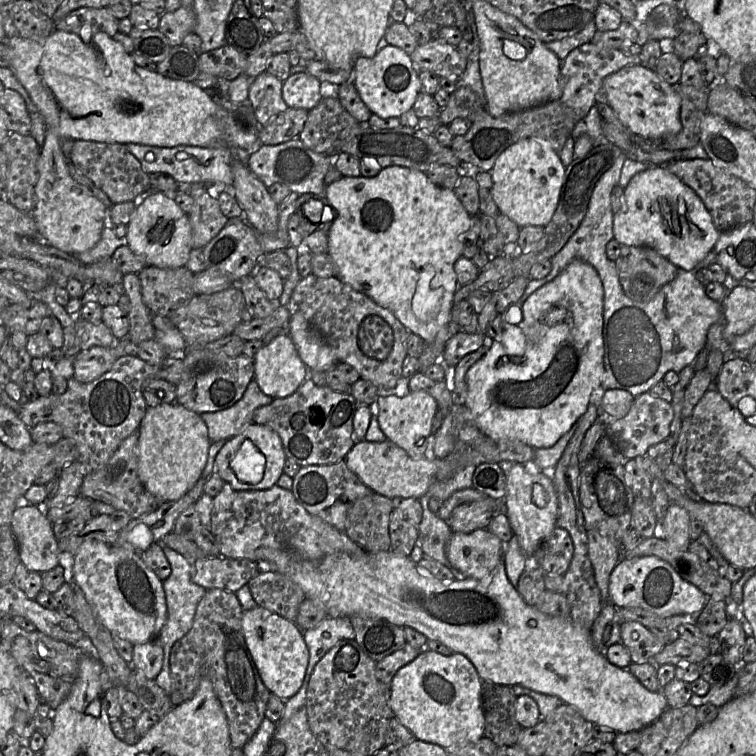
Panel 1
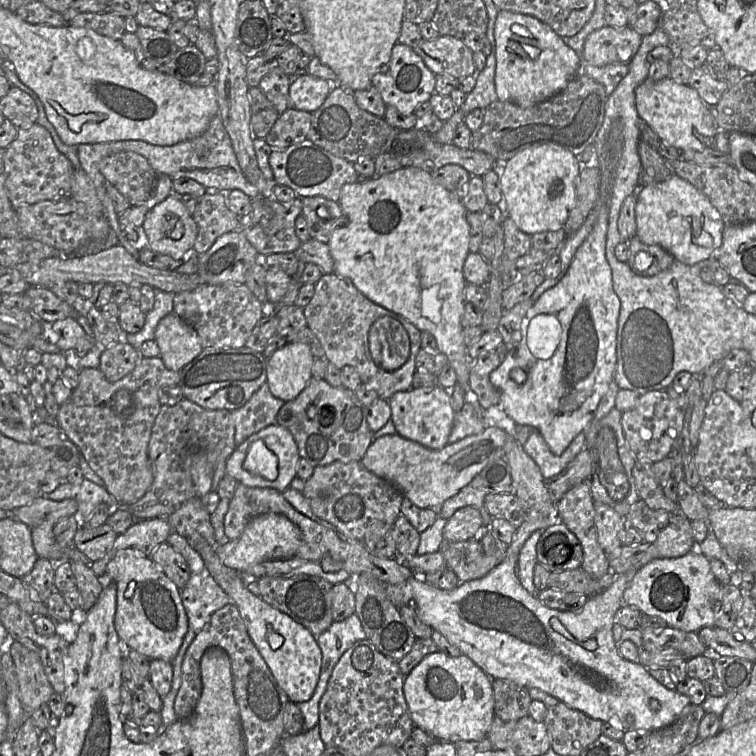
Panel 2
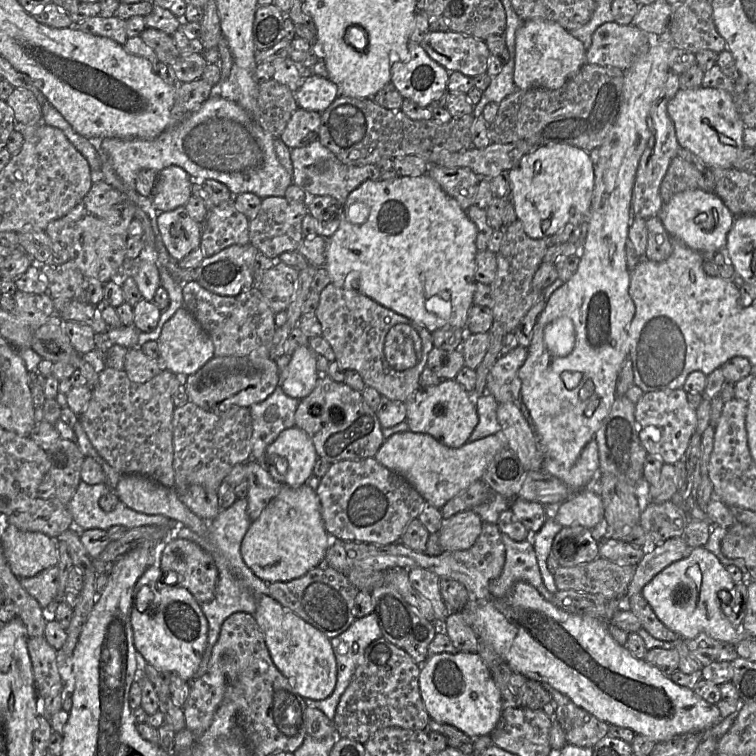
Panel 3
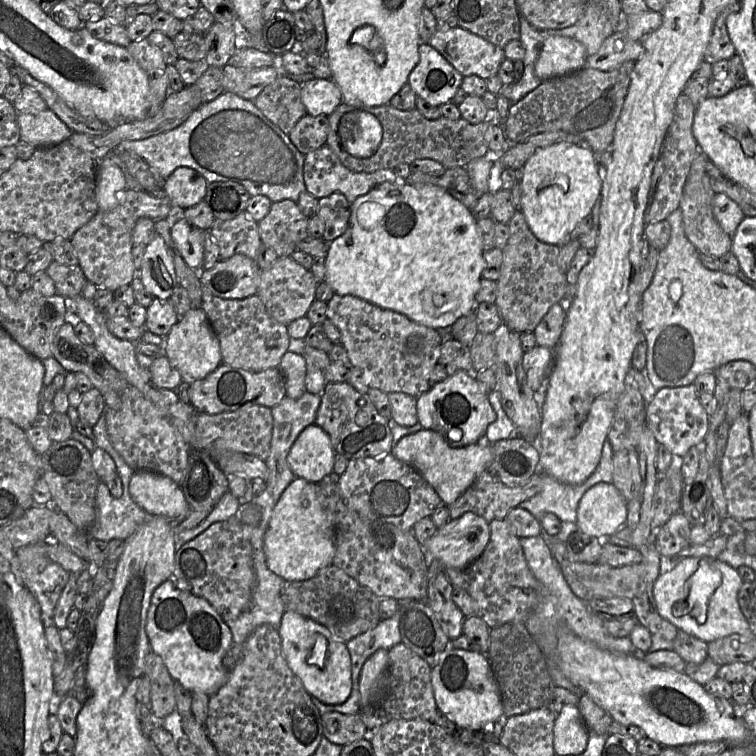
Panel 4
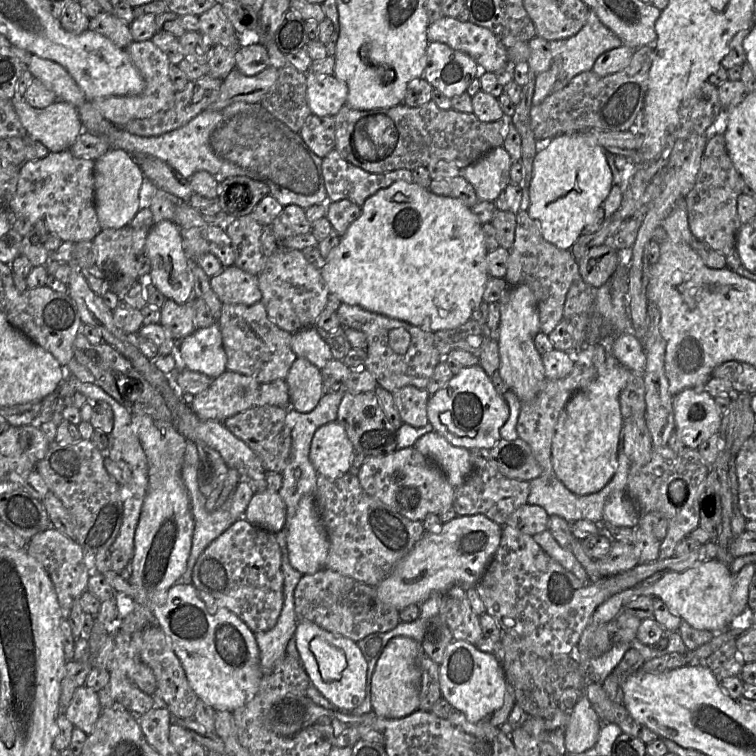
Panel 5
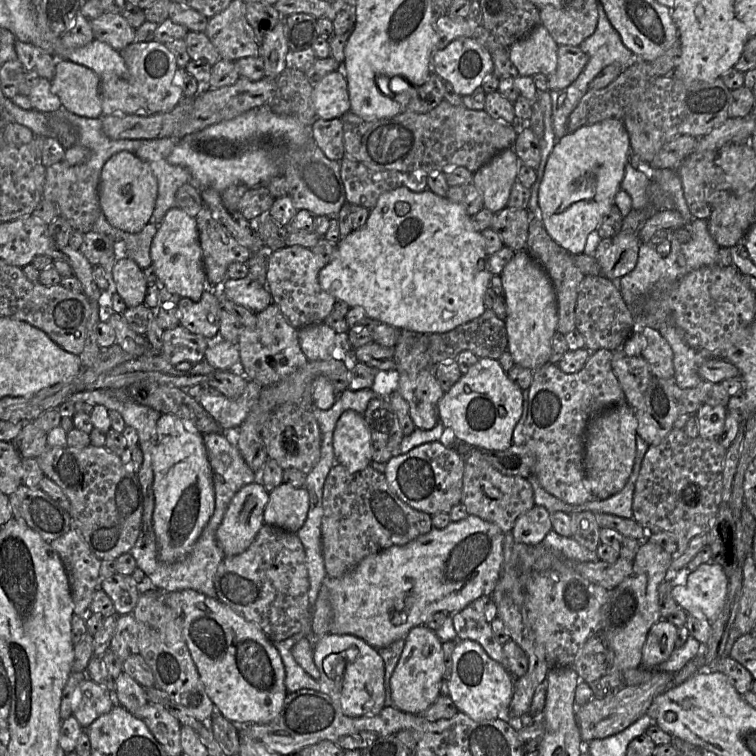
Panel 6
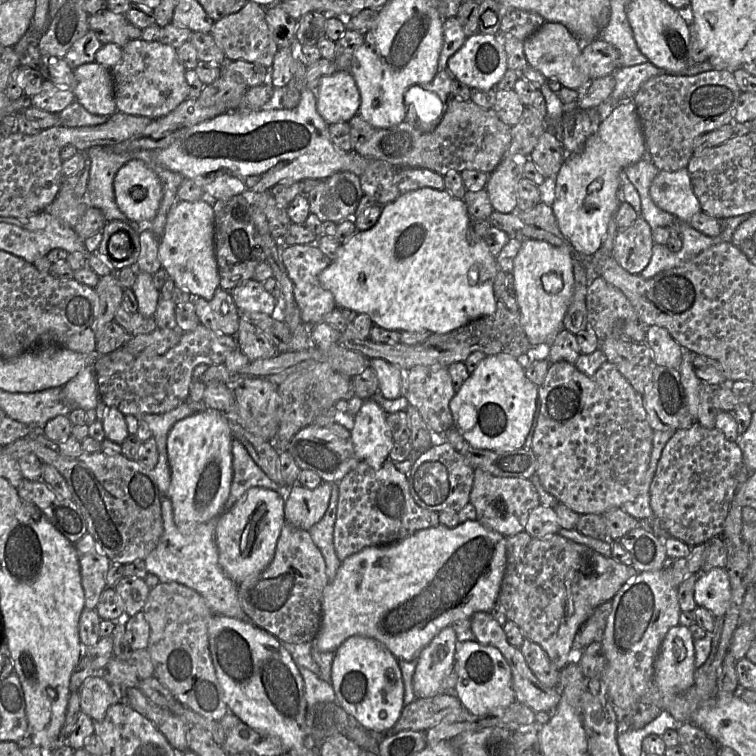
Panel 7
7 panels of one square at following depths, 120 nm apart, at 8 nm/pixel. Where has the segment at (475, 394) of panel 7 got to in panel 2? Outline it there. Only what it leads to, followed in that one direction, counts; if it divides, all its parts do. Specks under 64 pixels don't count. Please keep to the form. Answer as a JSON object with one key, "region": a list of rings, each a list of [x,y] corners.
{"region":[[[440,385],[410,388],[395,393],[387,401],[391,408],[390,420],[393,422],[397,434],[433,450],[442,449],[449,444],[449,436],[455,418],[449,390]]]}

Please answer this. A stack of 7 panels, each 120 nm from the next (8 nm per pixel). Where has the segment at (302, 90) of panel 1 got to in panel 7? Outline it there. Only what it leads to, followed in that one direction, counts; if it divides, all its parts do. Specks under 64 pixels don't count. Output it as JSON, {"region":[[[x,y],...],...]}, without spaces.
{"region":[[[349,71],[324,76],[314,92],[317,111],[328,124],[348,122],[359,114],[360,92]]]}

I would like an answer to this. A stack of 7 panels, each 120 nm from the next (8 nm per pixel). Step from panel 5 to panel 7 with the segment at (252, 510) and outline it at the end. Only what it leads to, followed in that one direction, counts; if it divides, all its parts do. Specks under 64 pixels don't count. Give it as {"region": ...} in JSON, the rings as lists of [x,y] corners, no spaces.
{"region":[[[324,482],[314,489],[299,484],[290,485],[284,503],[286,523],[299,529],[309,530],[327,511],[332,488],[331,483]]]}

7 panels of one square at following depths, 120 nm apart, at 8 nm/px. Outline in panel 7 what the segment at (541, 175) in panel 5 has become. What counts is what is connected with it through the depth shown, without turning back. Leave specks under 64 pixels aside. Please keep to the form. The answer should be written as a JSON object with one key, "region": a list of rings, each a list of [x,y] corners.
{"region":[[[632,101],[617,104],[601,119],[598,128],[583,149],[568,154],[555,177],[555,200],[551,206],[560,232],[575,252],[591,259],[601,248],[608,224],[619,206],[618,192],[625,169],[642,158],[646,151],[645,138]]]}

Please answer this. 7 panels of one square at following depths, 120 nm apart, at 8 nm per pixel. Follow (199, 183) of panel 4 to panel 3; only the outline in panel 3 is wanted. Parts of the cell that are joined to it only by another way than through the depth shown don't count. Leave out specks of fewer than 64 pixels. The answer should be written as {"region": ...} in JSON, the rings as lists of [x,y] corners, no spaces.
{"region":[[[179,166],[162,170],[151,197],[154,210],[162,213],[184,207],[192,196],[192,184],[189,174]]]}

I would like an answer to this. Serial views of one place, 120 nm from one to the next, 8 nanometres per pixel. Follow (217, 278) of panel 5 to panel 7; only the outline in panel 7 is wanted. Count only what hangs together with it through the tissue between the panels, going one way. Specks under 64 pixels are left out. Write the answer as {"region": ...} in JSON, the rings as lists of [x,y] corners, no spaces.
{"region":[[[247,280],[230,290],[235,305],[241,314],[263,314],[272,316],[276,298],[269,293],[262,282]]]}

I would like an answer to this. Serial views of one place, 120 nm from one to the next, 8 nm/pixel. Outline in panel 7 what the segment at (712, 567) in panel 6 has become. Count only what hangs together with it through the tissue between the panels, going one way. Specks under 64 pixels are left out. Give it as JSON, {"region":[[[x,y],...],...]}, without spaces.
{"region":[[[716,567],[701,573],[695,585],[695,601],[698,607],[708,609],[719,618],[727,611],[732,598],[728,572]]]}

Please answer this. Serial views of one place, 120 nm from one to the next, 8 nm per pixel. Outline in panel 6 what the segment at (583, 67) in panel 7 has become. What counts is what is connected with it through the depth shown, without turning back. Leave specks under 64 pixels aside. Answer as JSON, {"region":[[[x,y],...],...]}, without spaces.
{"region":[[[539,25],[508,48],[509,58],[519,76],[552,75],[557,68],[558,44],[548,30]]]}

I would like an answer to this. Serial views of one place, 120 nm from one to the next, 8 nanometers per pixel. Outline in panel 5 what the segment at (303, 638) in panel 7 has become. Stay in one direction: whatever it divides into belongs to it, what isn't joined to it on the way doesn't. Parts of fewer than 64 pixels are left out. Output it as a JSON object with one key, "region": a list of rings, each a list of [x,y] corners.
{"region":[[[244,519],[233,522],[217,539],[215,539],[198,557],[191,572],[191,585],[202,592],[208,593],[216,600],[218,607],[225,607],[240,618],[253,632],[265,632],[271,630],[277,623],[284,604],[283,595],[284,578],[282,573],[282,550],[277,541],[276,533],[268,532]]]}

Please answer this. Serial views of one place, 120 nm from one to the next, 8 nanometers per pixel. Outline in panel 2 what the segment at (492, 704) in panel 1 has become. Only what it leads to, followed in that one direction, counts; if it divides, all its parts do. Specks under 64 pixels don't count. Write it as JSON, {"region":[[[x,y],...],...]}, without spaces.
{"region":[[[493,679],[492,688],[495,717],[503,721],[516,721],[528,716],[533,701],[529,688],[503,679]]]}

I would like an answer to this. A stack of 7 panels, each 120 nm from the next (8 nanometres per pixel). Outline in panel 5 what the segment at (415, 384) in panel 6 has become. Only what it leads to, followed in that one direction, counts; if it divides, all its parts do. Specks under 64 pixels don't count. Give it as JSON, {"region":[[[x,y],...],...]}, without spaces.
{"region":[[[403,386],[392,392],[394,402],[402,421],[415,428],[429,423],[427,404],[430,394],[425,388]]]}

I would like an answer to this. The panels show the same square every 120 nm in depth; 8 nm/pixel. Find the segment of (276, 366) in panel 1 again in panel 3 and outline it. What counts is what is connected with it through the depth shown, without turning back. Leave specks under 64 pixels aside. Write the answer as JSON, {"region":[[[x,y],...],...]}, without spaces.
{"region":[[[307,346],[299,347],[291,354],[289,364],[280,372],[279,387],[286,395],[302,400],[315,389],[320,378],[316,361],[316,353]]]}

